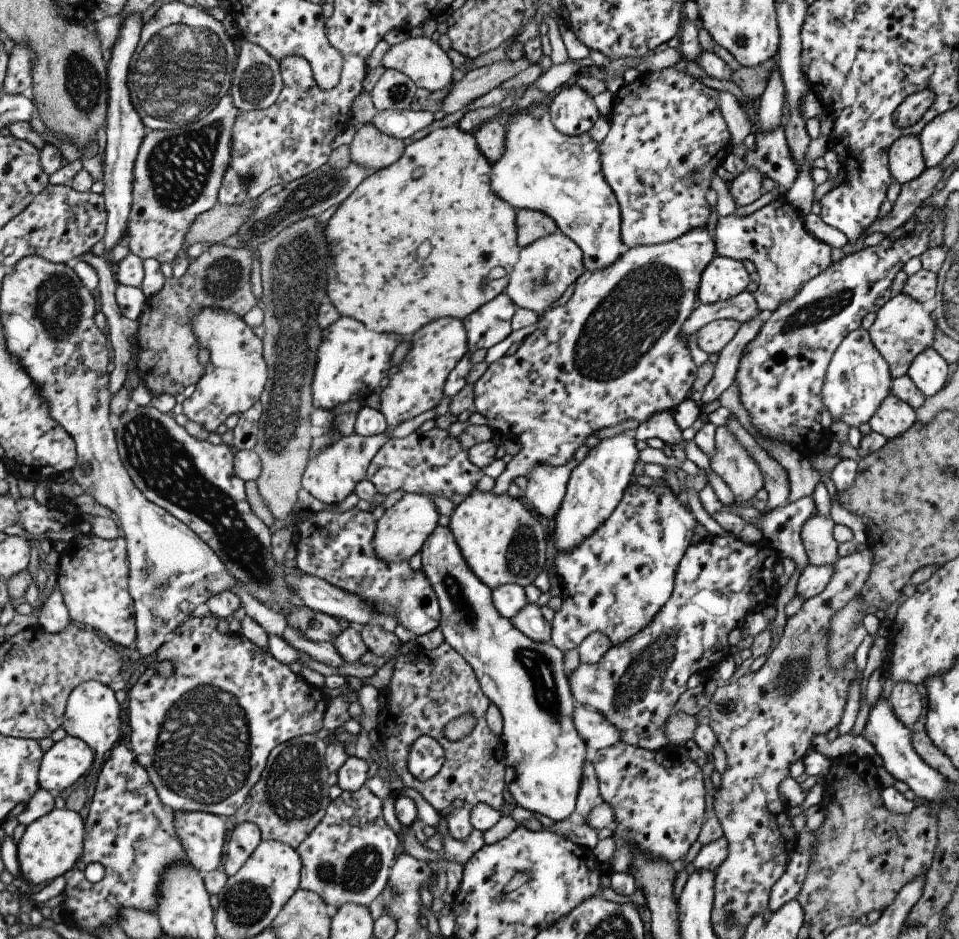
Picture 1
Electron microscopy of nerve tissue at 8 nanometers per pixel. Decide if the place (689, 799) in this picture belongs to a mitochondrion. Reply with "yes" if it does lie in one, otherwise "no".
no

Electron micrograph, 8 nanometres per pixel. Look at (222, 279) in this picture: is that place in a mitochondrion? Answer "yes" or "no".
yes

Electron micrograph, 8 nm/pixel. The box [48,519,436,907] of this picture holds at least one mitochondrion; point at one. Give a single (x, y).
(188, 759)

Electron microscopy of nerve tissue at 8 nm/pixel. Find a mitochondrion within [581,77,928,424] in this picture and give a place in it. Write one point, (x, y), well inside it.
(828, 306)

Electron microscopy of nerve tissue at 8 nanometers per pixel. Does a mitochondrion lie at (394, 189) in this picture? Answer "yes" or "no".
no

